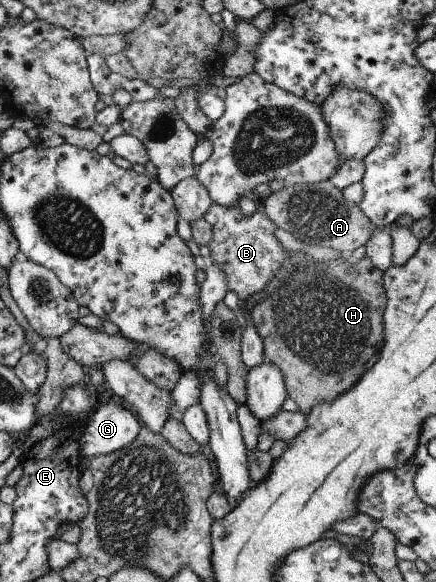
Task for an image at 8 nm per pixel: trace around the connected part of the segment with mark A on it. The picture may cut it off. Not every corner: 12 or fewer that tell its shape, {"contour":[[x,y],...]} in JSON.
{"contour":[[329,180],[259,206],[302,244],[344,254],[376,229]]}

